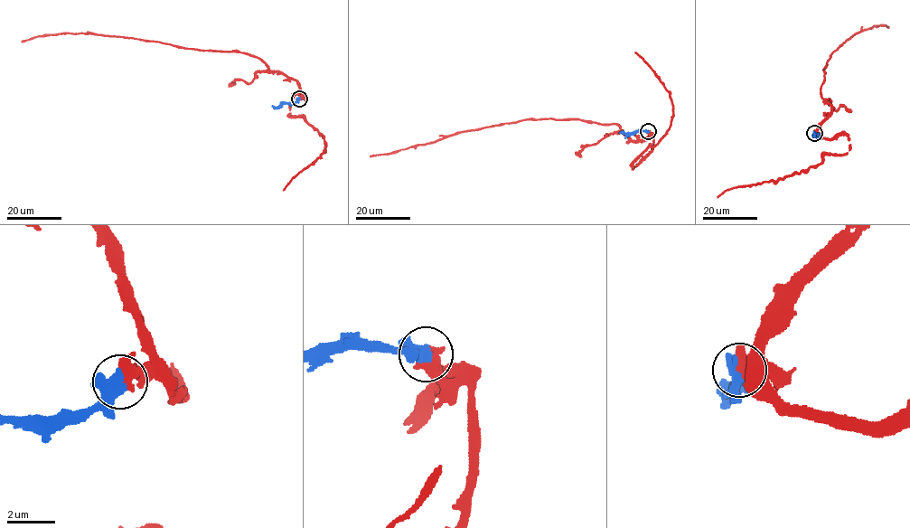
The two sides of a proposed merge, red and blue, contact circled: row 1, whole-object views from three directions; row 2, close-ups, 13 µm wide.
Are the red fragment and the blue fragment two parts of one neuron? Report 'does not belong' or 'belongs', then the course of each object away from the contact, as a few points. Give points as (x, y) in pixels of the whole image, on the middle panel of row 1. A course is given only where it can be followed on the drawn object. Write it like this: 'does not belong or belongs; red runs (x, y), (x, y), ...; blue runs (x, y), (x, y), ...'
belongs; red runs (648, 131), (652, 133), (644, 140), (635, 140), (617, 124), (528, 119), (370, 156); blue runs (648, 131), (620, 133)

